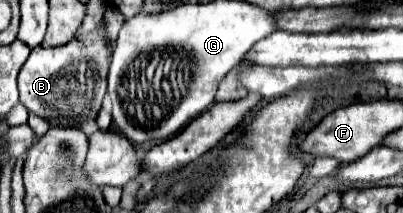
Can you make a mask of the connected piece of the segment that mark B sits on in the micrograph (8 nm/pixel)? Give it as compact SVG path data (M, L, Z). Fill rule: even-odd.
M101 28L93 30L93 34L83 34L61 48L31 52L31 58L19 72L21 102L51 124L79 126L95 118L101 108L101 100L107 92L109 58L111 46Z

